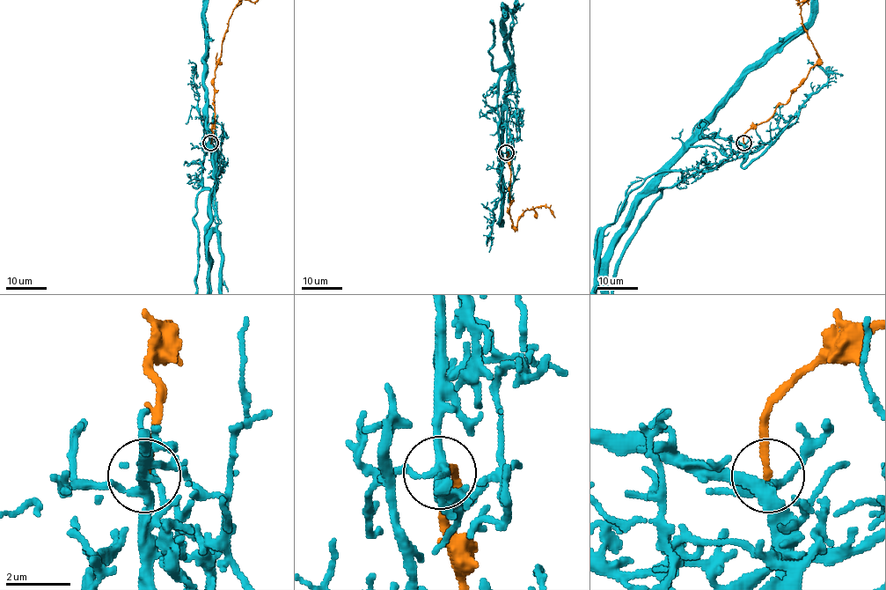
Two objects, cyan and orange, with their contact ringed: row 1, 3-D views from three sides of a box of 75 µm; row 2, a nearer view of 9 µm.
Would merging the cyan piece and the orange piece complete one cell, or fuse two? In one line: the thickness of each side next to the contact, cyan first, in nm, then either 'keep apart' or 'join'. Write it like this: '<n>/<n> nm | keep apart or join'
280/170 nm | keep apart

